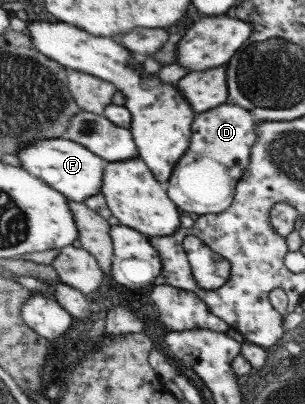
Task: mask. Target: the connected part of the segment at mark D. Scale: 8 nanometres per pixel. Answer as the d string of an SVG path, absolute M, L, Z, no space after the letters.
M221 105L196 117L192 143L167 183L168 194L187 213L222 214L234 202L238 181L252 160L252 147L259 139L259 124L253 114L240 105Z

